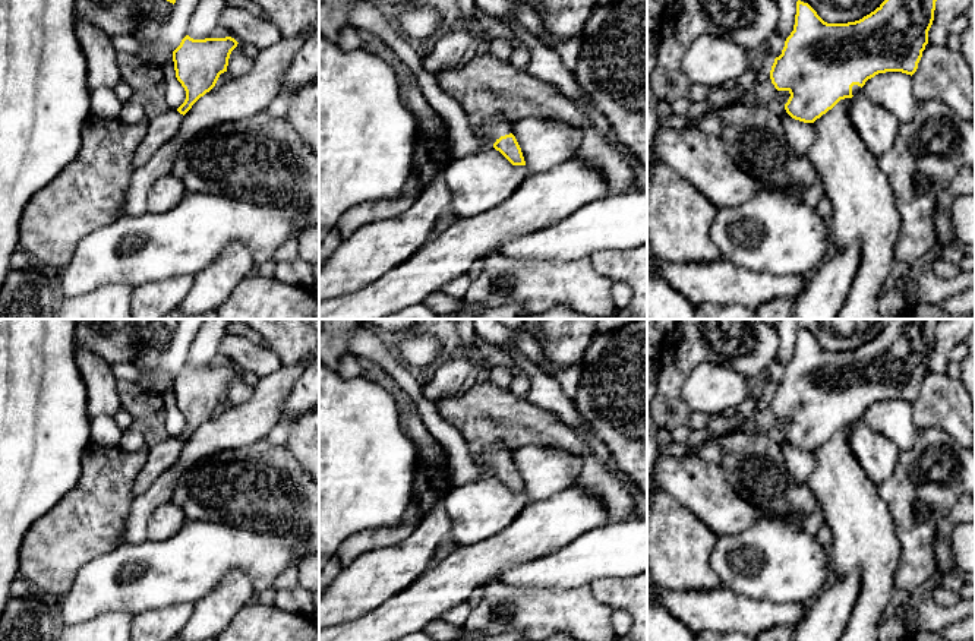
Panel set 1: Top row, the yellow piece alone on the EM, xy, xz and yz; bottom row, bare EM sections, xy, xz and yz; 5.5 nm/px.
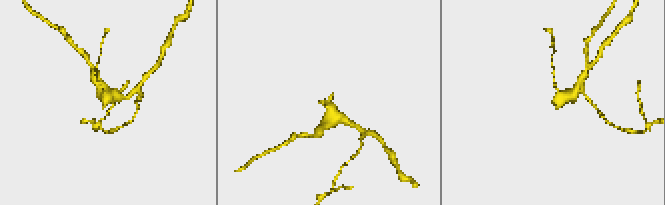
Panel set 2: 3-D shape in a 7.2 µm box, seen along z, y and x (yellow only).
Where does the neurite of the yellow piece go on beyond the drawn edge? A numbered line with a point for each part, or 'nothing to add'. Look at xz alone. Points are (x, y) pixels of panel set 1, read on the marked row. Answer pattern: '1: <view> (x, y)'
1: xz (494, 129)

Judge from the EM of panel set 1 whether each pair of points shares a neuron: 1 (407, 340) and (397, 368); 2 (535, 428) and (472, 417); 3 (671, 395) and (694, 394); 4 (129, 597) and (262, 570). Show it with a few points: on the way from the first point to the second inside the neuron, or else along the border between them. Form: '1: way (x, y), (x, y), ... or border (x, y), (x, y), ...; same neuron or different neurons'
1: border (401, 363), (416, 372); different neurons
2: way (518, 423), (502, 417), (488, 417); same neuron
3: border (697, 365), (681, 390), (681, 400), (690, 411); different neurons
4: way (163, 574), (182, 570), (195, 561), (229, 561); same neuron

